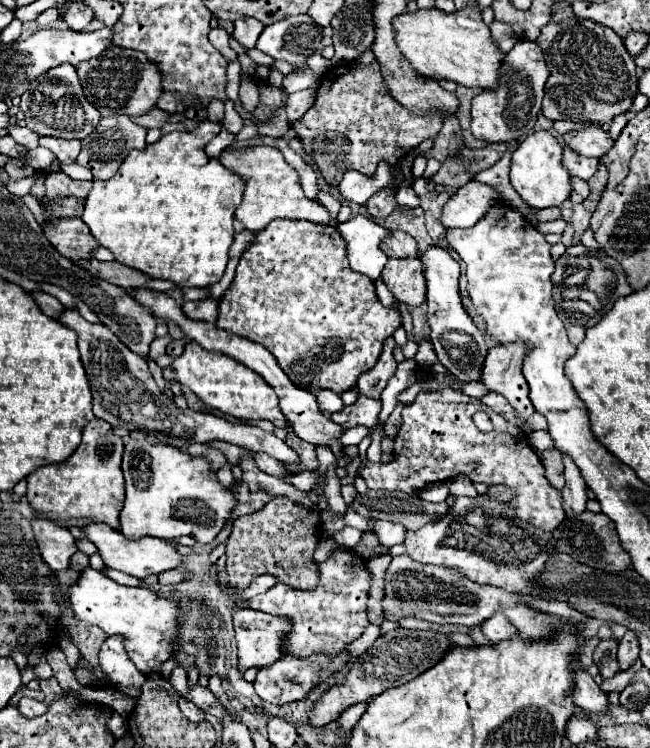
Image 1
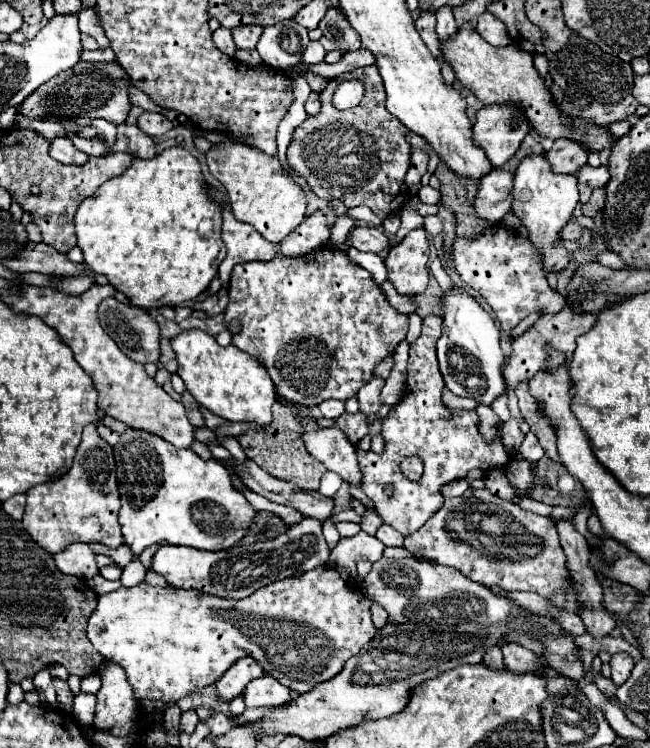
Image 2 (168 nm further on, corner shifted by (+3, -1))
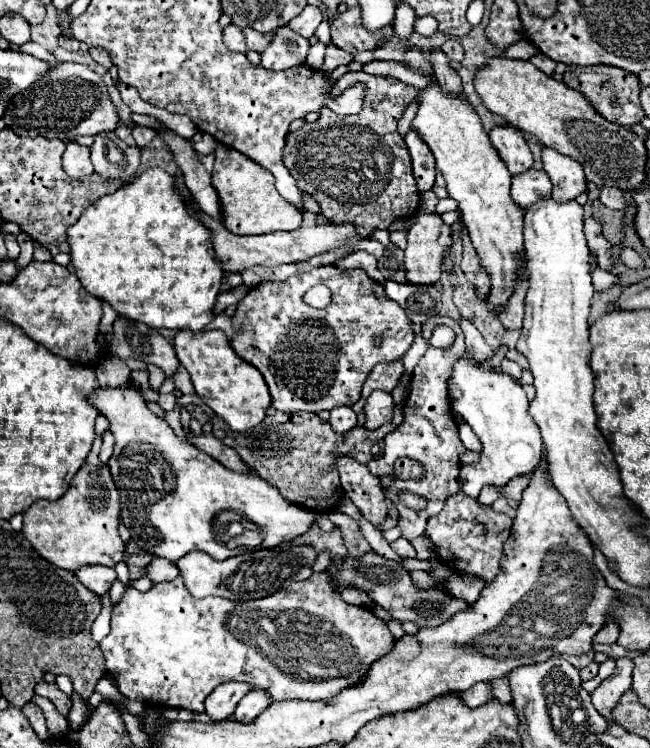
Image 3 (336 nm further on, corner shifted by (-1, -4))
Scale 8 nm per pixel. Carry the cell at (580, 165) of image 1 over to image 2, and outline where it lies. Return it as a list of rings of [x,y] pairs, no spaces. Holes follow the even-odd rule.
[[[585,165],[585,167],[579,169],[577,179],[579,179],[579,183],[587,183],[591,189],[595,189],[595,187],[605,187],[607,181],[611,179],[611,175],[609,175],[607,167],[589,167],[589,165]]]

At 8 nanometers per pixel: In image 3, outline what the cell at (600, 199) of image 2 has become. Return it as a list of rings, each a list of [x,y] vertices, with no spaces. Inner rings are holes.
[[[599,200],[593,202],[593,218],[601,222],[601,228],[603,228],[603,236],[611,242],[611,244],[619,244],[621,238],[623,238],[623,232],[621,232],[621,212],[613,212],[613,210],[607,210]]]

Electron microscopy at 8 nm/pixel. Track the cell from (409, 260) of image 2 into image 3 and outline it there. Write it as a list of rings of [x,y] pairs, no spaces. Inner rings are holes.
[[[415,214],[411,222],[405,248],[407,282],[435,284],[441,276],[443,250],[451,240],[451,230],[439,214]]]

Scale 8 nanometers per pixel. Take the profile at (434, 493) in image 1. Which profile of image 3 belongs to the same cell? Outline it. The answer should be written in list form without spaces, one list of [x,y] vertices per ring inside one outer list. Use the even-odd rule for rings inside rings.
[[[465,350],[455,360],[447,384],[451,406],[463,416],[483,444],[479,462],[461,468],[459,490],[477,498],[485,484],[503,486],[519,474],[531,474],[535,470],[535,424],[527,416],[529,402],[519,380],[503,370],[495,370],[489,362],[477,362],[473,354]]]

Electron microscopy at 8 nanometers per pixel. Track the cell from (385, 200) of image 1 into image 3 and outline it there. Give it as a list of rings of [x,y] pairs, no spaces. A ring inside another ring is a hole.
[[[347,72],[335,82],[331,92],[353,82],[367,86],[363,110],[357,116],[339,116],[323,106],[317,122],[309,122],[287,136],[283,162],[297,180],[299,190],[311,194],[331,222],[353,222],[359,234],[367,238],[373,228],[387,230],[391,222],[411,218],[419,206],[411,156],[397,134],[398,121],[415,100],[415,90],[391,76]]]

